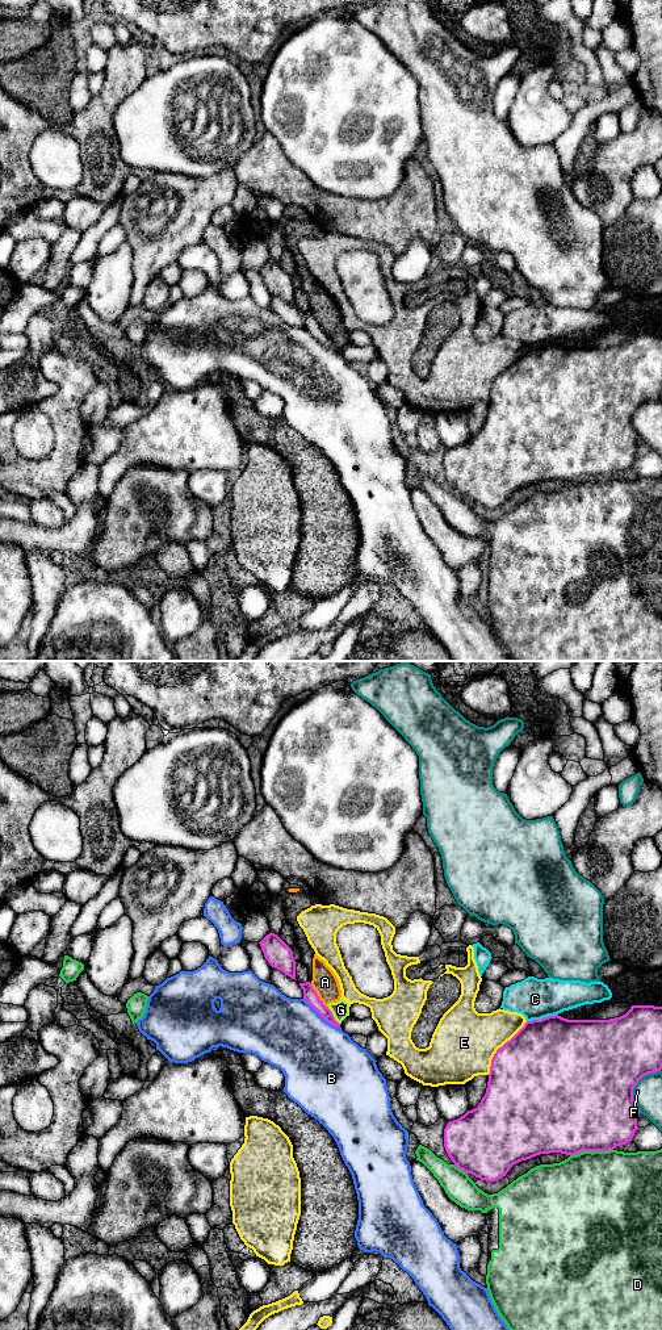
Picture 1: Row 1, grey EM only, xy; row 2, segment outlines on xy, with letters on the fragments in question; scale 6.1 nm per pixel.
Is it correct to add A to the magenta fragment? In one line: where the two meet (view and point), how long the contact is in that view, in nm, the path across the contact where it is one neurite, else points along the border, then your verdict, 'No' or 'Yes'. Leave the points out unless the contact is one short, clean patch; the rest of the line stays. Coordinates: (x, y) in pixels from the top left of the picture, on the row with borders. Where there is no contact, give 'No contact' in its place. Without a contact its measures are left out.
Touches magenta at xy (318, 998). Shared border 220 nm. Boundary: xy (310, 983), (318, 998), (330, 1011). No

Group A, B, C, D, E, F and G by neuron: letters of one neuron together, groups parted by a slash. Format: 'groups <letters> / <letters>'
groups A G / B / C / D / E / F

